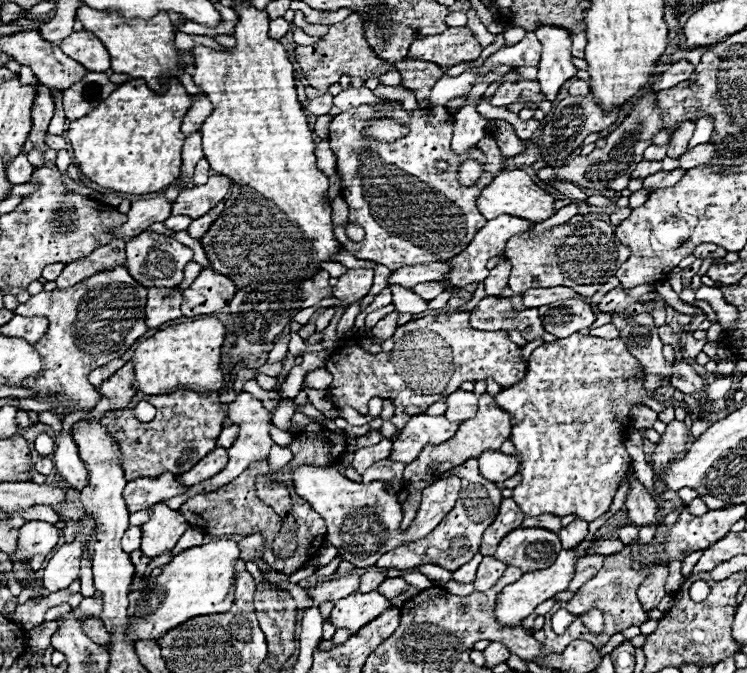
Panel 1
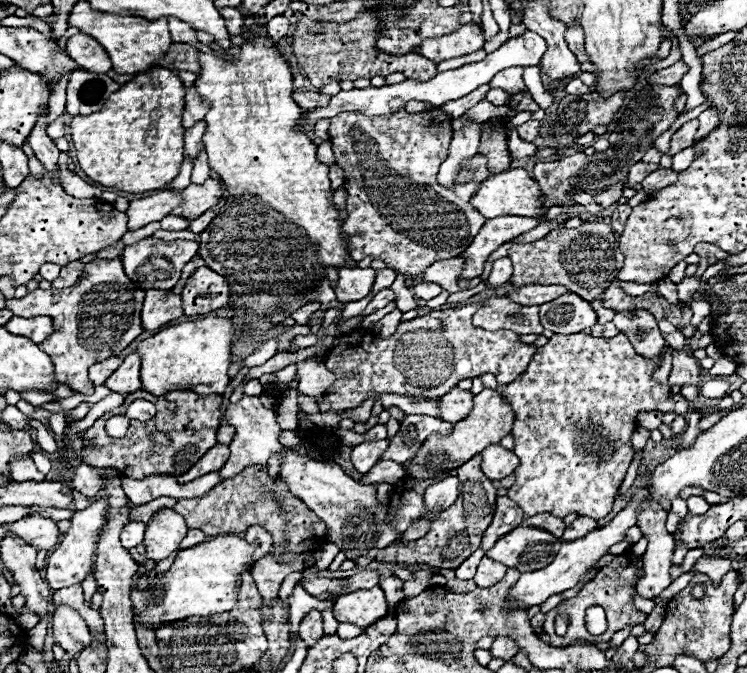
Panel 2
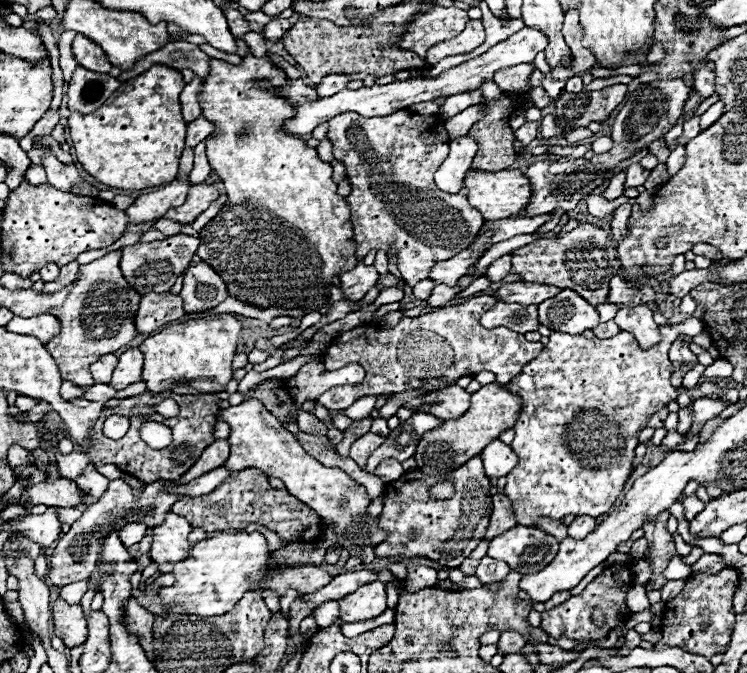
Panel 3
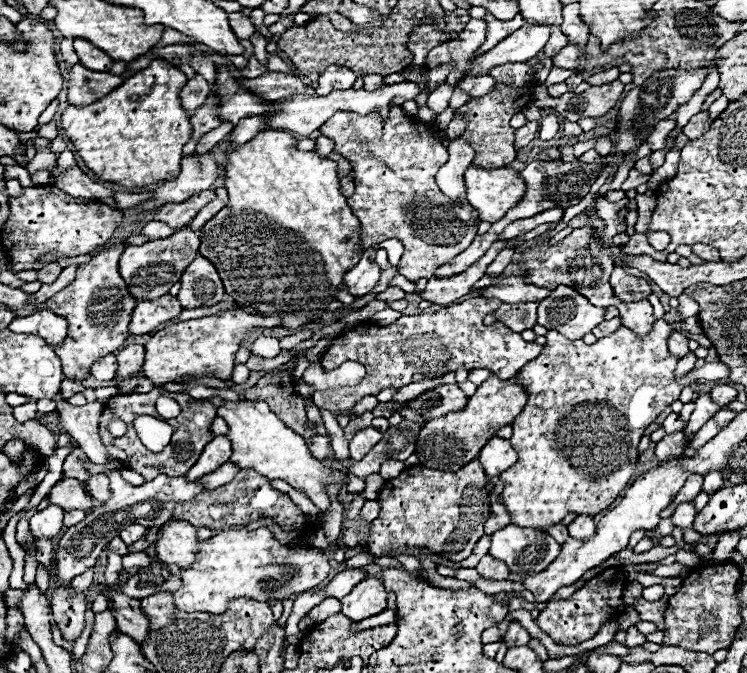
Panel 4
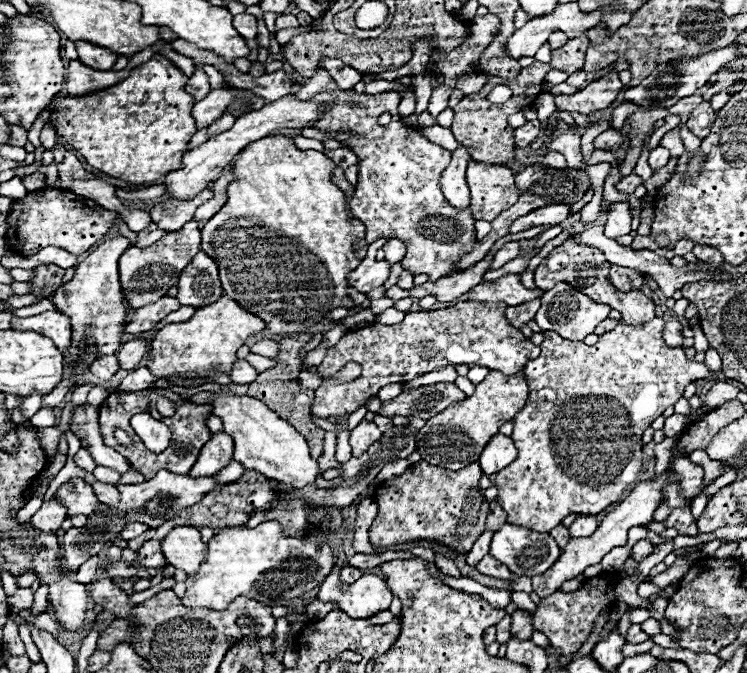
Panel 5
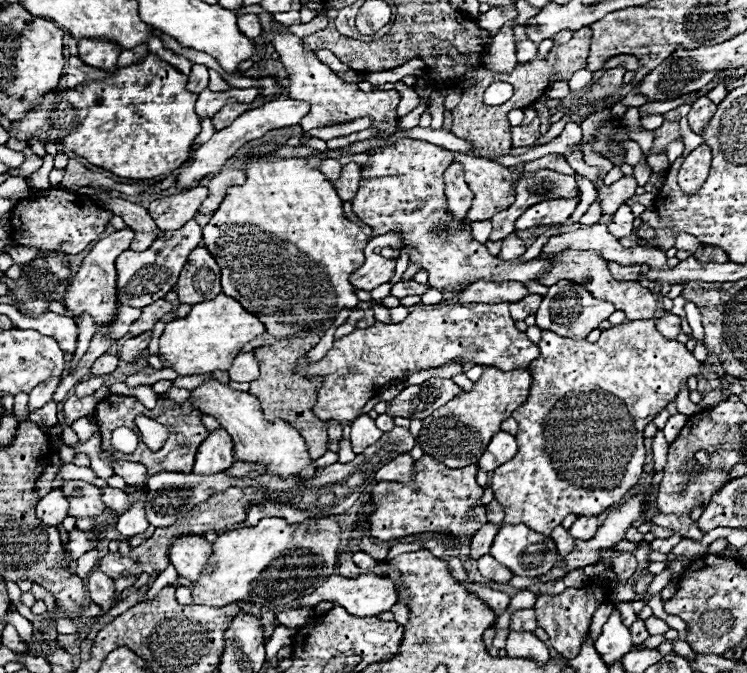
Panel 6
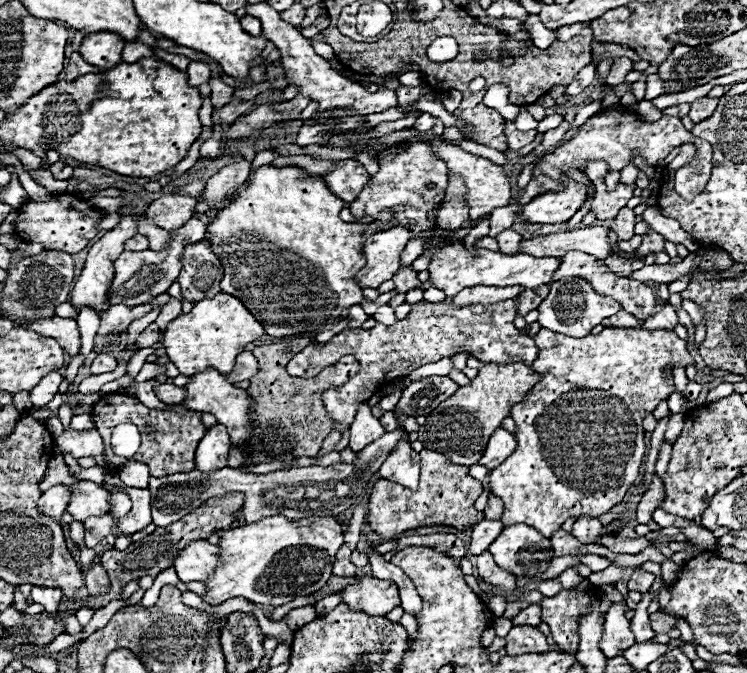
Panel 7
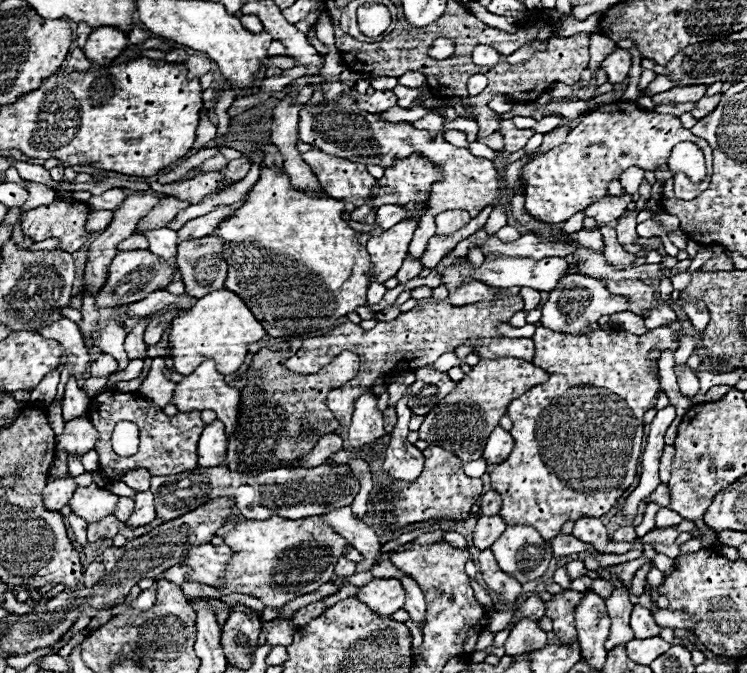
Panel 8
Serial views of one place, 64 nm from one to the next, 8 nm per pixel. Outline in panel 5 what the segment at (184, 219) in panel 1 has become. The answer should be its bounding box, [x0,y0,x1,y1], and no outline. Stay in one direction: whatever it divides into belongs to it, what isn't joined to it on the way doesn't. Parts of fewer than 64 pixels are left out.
[138,224,168,248]

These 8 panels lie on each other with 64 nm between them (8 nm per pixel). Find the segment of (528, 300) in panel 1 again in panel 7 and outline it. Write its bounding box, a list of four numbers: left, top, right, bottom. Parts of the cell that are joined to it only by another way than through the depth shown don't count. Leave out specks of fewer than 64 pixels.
[454,286,524,304]

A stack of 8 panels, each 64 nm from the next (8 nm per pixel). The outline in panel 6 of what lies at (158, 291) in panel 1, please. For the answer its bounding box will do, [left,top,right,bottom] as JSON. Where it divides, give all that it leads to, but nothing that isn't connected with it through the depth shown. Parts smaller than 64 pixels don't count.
[130,298,174,336]

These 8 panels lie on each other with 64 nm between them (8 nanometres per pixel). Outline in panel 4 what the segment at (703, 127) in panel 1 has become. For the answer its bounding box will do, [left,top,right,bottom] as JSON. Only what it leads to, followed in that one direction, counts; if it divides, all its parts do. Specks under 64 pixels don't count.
[708,96,728,120]

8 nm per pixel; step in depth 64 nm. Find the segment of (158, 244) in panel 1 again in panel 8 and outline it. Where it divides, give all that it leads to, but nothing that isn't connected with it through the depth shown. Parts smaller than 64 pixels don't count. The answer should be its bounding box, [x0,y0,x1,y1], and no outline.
[96,204,236,308]

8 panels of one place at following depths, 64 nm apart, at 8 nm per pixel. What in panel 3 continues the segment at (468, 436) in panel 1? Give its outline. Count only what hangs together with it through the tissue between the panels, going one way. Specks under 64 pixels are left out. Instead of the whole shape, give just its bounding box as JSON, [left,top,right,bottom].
[414,384,520,476]

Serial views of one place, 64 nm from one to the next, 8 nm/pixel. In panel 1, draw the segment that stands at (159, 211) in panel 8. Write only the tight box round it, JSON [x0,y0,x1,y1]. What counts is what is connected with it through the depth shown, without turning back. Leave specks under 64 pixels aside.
[172,176,230,218]

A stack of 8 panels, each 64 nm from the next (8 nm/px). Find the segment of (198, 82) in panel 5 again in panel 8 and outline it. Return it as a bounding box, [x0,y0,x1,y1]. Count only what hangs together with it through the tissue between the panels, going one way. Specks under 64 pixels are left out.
[186,54,212,80]

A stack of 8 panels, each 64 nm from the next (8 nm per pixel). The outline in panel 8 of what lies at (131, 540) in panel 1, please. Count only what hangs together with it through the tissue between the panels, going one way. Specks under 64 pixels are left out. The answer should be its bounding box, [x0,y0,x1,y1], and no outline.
[124,492,156,530]

